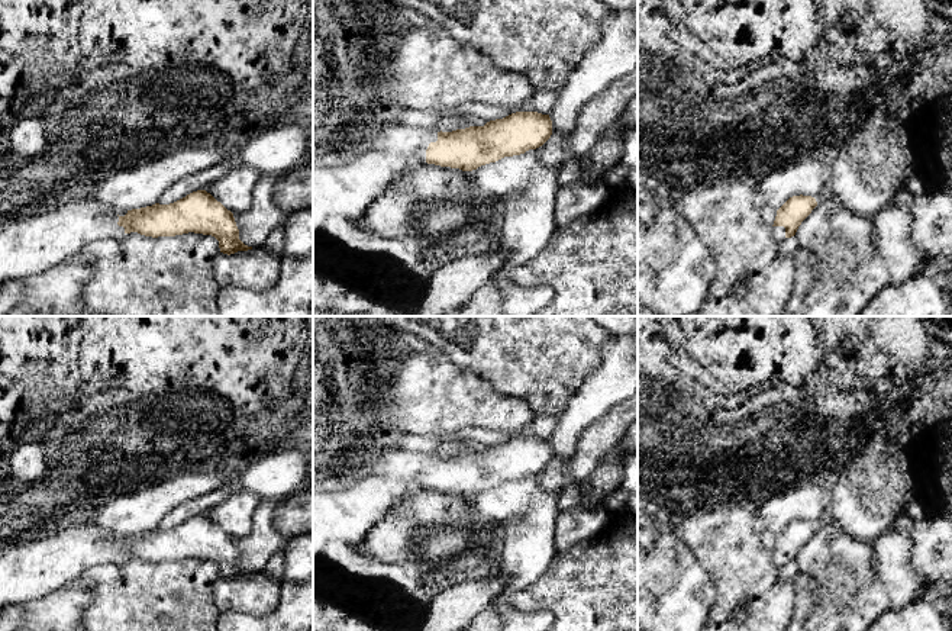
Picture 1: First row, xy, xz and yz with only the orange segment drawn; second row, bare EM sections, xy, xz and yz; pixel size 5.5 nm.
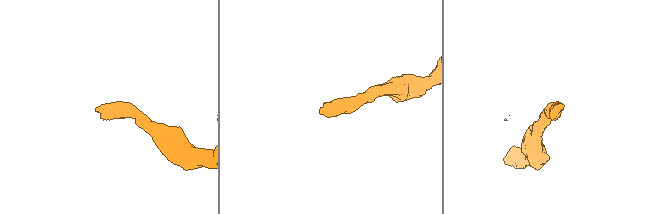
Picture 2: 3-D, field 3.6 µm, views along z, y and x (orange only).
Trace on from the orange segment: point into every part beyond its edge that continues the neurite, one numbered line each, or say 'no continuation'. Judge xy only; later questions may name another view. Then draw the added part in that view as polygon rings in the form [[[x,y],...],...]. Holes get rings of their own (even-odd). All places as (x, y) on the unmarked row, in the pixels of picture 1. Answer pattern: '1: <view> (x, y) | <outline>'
1: xy (32, 570) | [[[81,525],[22,545],[3,548],[0,551],[0,612],[7,605],[25,605],[45,598],[94,566],[122,564],[125,553],[119,551],[117,547],[119,544],[113,537]]]

